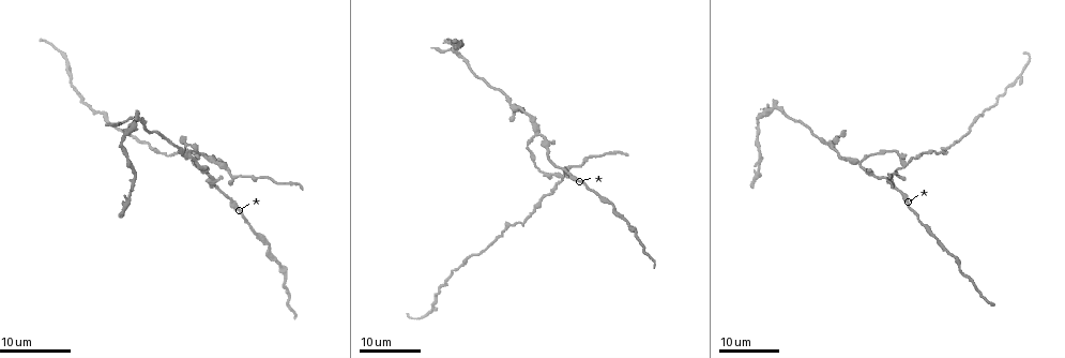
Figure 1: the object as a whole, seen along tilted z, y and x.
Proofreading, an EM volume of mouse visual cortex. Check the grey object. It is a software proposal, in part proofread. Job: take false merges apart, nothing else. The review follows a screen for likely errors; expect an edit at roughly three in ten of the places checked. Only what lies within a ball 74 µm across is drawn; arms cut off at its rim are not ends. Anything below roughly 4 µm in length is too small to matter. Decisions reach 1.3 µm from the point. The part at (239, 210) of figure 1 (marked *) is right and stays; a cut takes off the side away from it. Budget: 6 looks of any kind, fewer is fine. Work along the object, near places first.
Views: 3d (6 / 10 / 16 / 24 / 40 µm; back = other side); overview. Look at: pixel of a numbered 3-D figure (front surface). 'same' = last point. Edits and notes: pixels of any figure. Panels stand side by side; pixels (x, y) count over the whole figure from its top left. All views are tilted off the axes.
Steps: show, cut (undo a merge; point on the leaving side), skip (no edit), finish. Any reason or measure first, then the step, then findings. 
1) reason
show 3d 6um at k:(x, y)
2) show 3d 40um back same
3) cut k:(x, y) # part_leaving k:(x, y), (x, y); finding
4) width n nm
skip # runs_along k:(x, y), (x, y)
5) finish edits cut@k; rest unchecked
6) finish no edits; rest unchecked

arms part here
show 3d 24um at 1:(536, 131)

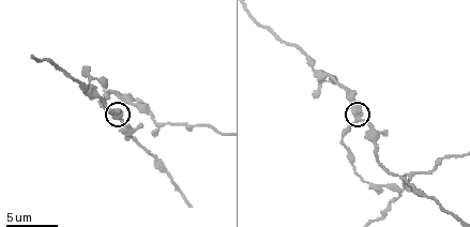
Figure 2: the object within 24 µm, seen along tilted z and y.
show 3d 10um at 2:(357, 117)

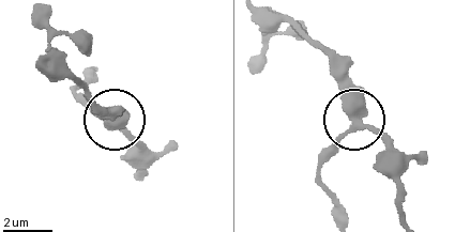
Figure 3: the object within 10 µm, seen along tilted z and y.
width 340 nm
skip # runs_along 3:(405, 219), (399, 164), (359, 118), (349, 58); continuous, no second cell

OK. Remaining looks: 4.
sudden change in width
show 3d 10um at 2:(80, 85)

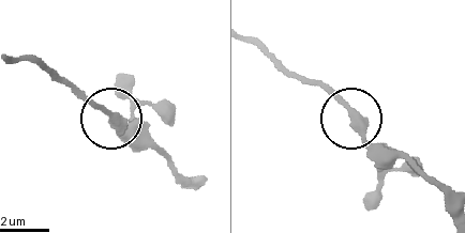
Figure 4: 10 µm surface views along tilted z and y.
show 3d 6um at 4:(352, 116)

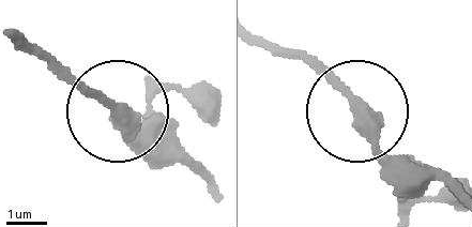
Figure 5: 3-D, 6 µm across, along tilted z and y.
cut 5:(73, 82) # part_leaving 5:(111, 102), (23, 50); a second cell is stuck on

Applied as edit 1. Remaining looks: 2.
two arms in line, one across
show 3d 10um at 2:(399, 195)

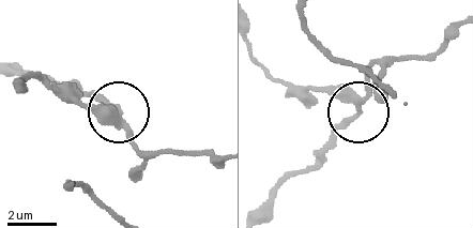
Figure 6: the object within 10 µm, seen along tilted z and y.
show 3d 10um back at 6:(357, 109)

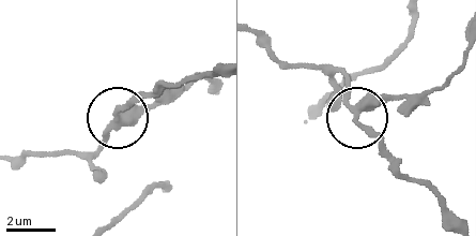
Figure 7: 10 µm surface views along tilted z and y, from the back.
cut 7:(106, 139) # part_leaving 7:(114, 120), (144, 96), (215, 72); two cells meet here

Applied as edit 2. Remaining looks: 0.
finish edits cut@5, cut@7; rest unchecked

